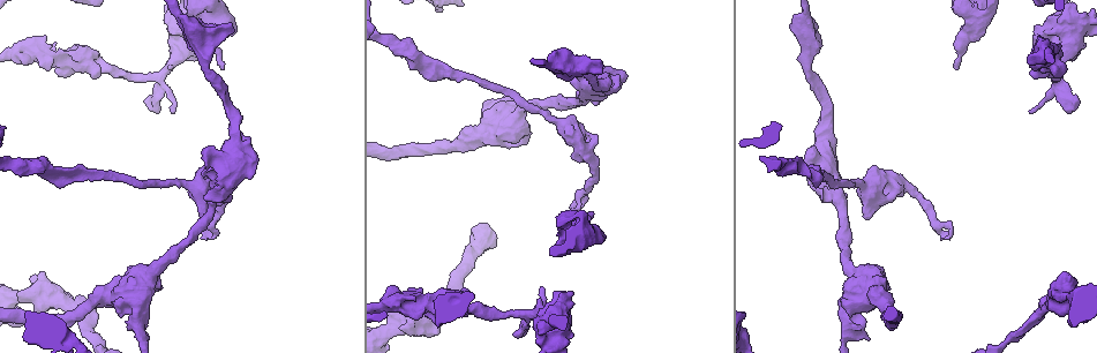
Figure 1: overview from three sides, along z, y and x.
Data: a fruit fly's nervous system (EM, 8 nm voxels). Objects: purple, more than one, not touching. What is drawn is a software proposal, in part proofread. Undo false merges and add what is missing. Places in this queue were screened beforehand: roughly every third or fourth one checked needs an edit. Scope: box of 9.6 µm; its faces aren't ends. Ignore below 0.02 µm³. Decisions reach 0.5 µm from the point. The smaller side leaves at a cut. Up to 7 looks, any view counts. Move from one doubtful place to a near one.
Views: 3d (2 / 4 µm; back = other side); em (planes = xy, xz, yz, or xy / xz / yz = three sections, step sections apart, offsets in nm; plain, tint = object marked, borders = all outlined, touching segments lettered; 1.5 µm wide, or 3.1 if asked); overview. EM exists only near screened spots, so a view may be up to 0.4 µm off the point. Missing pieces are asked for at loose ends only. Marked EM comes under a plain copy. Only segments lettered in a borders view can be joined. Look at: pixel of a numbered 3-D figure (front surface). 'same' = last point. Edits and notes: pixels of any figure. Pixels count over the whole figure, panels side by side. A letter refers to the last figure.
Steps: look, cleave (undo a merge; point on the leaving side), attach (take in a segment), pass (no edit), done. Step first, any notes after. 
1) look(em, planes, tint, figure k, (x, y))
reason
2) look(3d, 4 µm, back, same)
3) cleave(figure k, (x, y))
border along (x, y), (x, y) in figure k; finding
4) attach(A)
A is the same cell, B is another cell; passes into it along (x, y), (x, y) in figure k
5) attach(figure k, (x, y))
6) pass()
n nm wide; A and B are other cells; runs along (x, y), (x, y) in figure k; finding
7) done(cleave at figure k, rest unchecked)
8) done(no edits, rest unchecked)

look(3d, 4 µm, figure 1, (574, 201))
free end

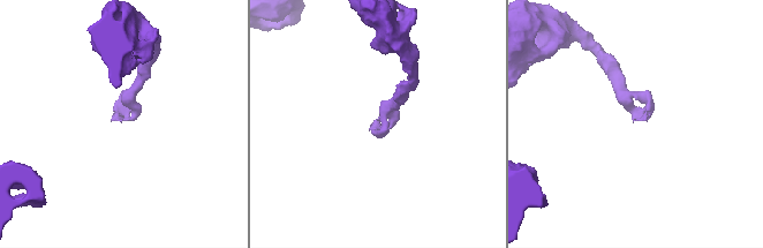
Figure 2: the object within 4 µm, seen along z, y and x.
look(em, yz, step 4, borders, figure 2, (633, 120))

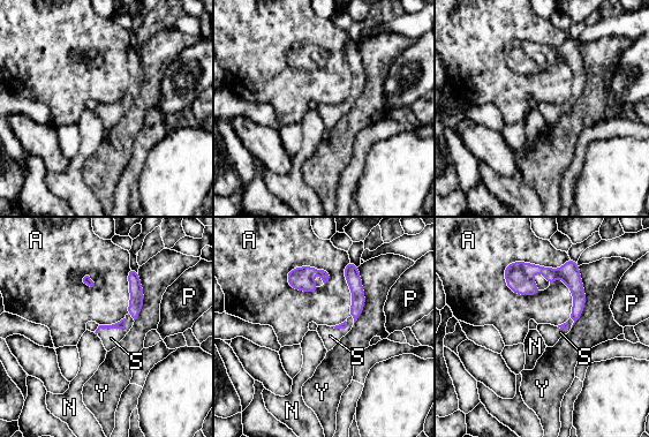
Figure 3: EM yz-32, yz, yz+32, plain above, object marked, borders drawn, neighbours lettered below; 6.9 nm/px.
look(em, planes, borders, same)

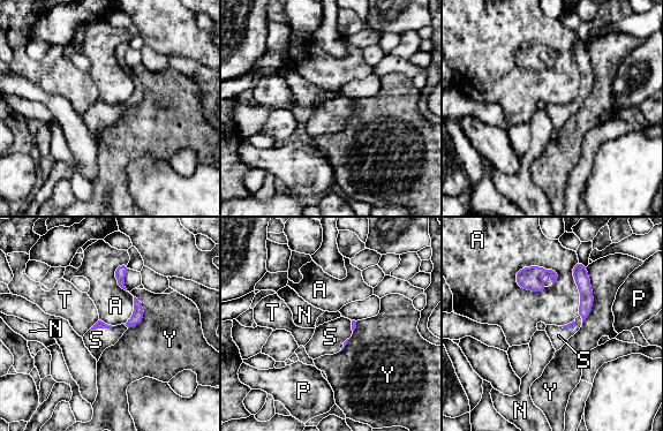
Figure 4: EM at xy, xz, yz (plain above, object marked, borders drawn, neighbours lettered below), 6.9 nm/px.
attach(S)
S is the same cell, A, N, P, T and Y are other cells; it goes on there

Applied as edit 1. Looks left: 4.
look(overview)
see it whole again

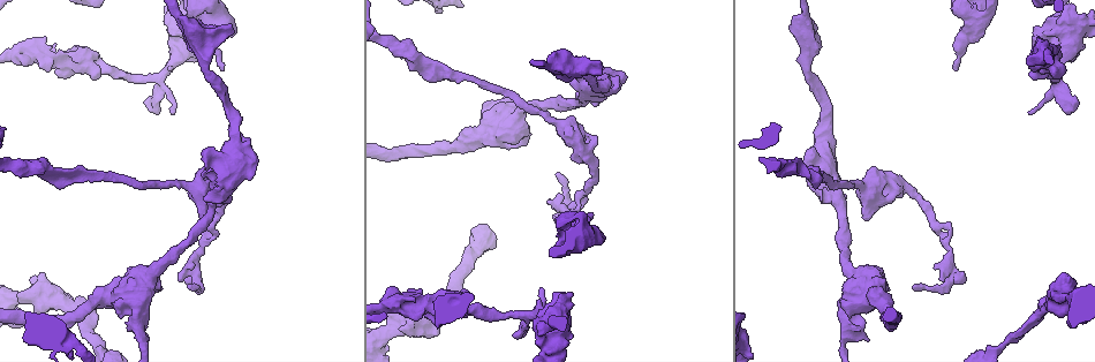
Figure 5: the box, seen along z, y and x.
look(em, xy, step 4, tint, figure 5, (1029, 112))
branch stops here

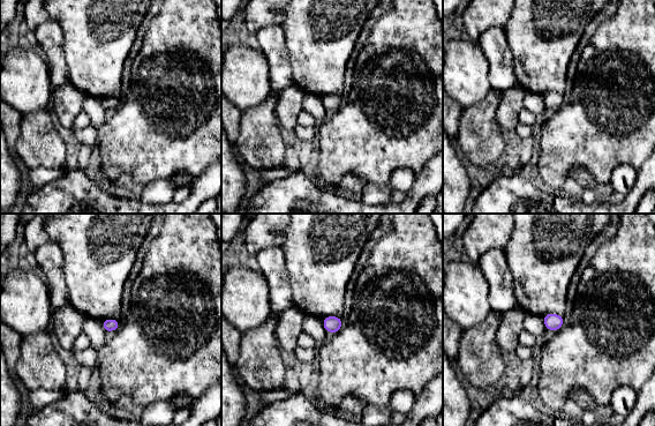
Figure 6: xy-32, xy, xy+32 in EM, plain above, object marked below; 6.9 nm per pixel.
look(em, xz, step 8, borders, same)
cut it another way

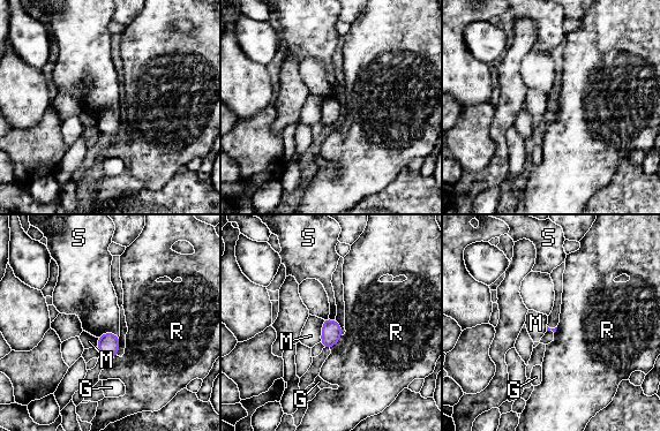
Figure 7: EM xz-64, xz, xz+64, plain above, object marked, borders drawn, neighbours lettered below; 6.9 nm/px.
pass()
G, M, R and S are other cells; border along (119, 334), (104, 332), (97, 337) in figure 7; no lettered segment goes on from it

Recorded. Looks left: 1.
done(attach at figure 4, rest unchecked)

